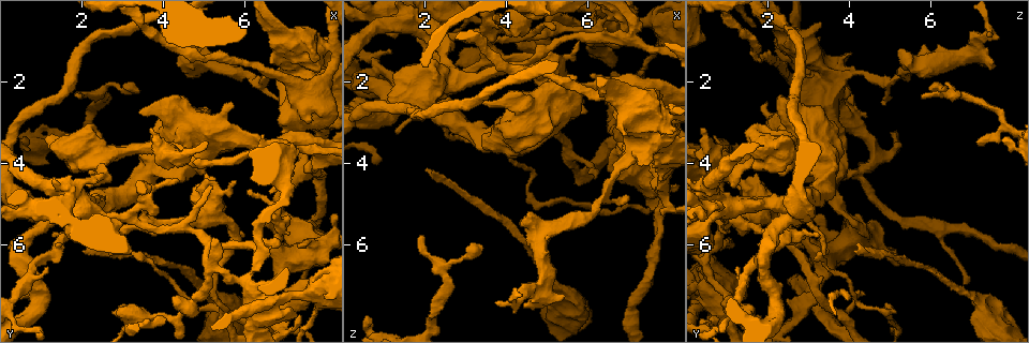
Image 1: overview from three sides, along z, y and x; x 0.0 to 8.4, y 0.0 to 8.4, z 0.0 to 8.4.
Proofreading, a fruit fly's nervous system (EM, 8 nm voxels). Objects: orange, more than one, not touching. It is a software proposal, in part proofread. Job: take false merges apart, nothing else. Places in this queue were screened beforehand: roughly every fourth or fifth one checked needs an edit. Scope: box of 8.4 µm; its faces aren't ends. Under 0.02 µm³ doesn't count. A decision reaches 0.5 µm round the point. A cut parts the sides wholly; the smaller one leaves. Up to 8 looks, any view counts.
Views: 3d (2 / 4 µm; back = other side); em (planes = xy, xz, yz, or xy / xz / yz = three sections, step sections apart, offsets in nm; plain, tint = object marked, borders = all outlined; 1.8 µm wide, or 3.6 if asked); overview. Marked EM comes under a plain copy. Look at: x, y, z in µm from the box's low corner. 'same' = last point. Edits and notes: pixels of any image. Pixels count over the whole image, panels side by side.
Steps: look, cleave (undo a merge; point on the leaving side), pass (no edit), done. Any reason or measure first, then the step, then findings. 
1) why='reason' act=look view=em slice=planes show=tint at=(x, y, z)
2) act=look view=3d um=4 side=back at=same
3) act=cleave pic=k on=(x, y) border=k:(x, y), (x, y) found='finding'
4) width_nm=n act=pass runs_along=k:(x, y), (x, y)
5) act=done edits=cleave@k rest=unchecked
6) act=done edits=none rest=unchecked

why='looks like a crossing' act=look view=3d um=4 at=(0.65, 6.45, 1.85)

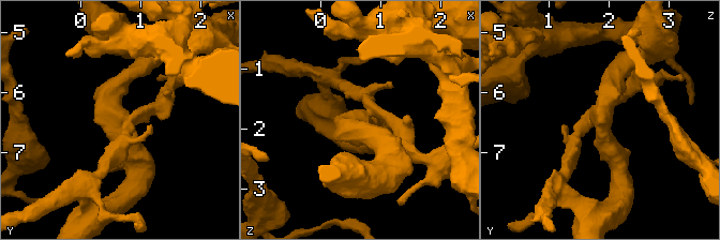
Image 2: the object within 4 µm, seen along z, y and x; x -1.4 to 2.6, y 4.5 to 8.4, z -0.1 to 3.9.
arms=4 why='now the EM' act=look view=em slice=planes show=tint at=(0.70, 6.45, 1.85)

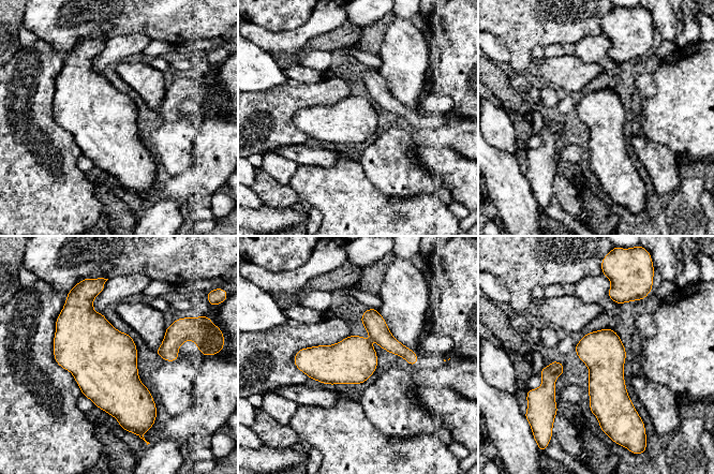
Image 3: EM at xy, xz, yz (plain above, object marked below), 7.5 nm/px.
width_nm=320 act=pass found='one neuron here'

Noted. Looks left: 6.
why='calibre changes' act=look view=em slice=planes show=tint at=(5.50, 7.70, 7.35)

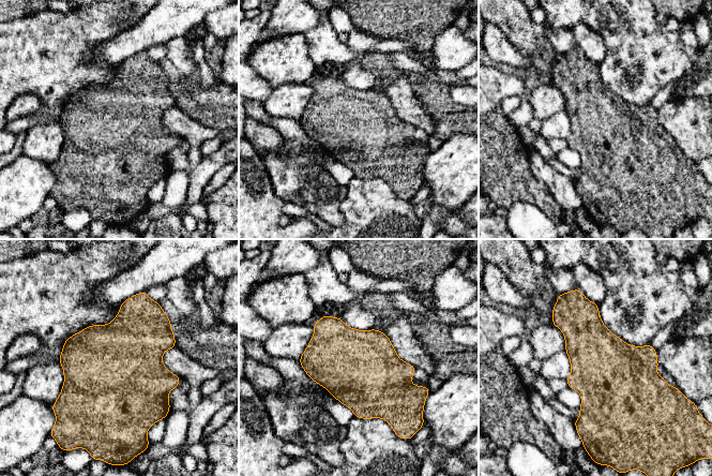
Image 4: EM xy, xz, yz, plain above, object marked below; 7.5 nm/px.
act=pass found='all the same neuron'

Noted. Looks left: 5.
why='sharp bend' act=look view=em slice=planes show=borders at=(2.65, 2.10, 6.50)

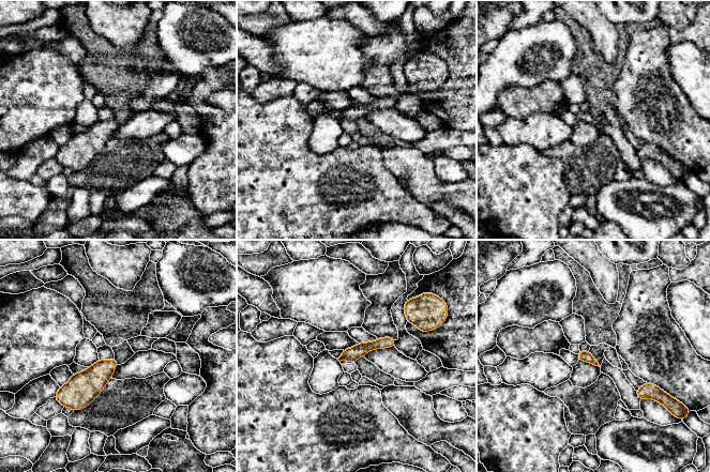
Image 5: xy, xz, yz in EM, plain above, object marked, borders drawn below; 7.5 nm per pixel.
act=pass found='continuous, no second neuron'

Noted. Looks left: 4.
act=done edits=none rest=unchecked

